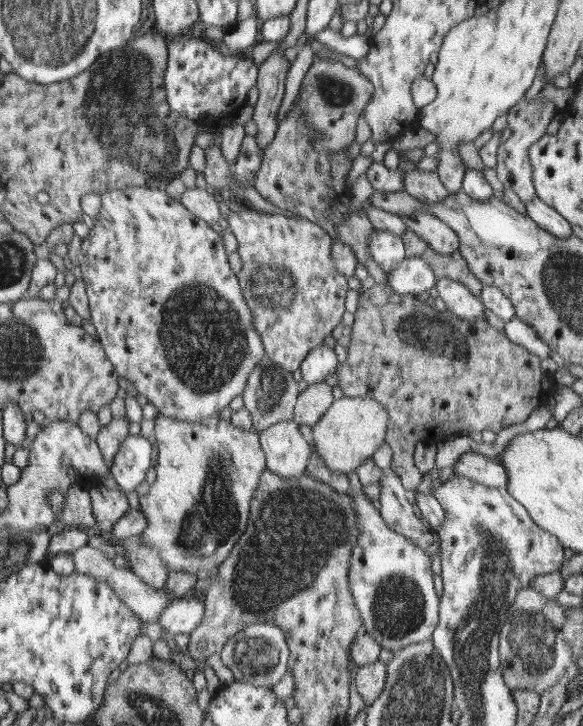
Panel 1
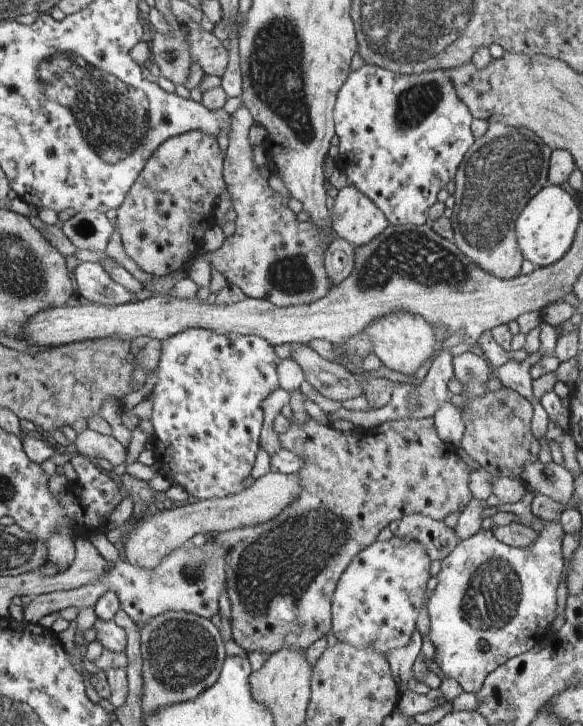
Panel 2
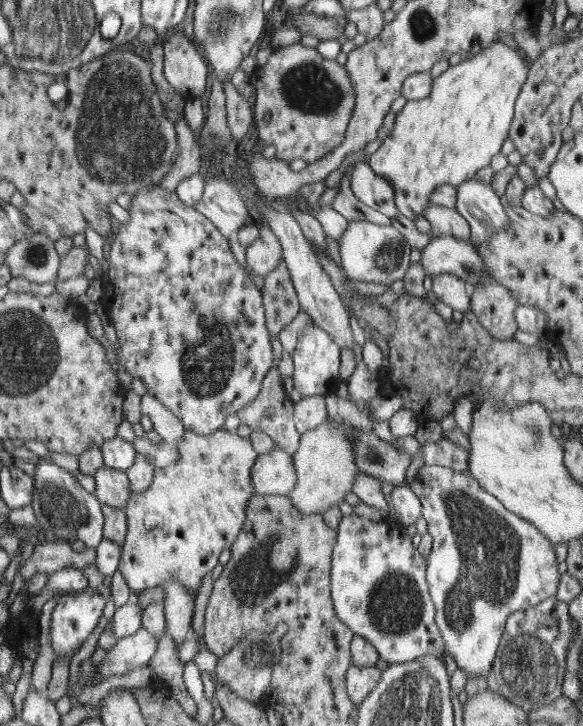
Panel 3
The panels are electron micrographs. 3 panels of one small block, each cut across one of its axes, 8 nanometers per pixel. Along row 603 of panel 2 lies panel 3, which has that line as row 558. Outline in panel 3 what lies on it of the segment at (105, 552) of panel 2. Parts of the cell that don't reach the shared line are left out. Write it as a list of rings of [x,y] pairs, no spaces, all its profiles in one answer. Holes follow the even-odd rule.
[[[227,427],[206,436],[186,431],[176,447],[180,458],[175,465],[154,468],[150,486],[142,493],[132,495],[124,508],[127,535],[117,570],[122,572],[132,592],[144,592],[147,588],[162,587],[169,581],[179,581],[191,590],[195,602],[204,576],[212,573],[219,555],[231,548],[243,531],[248,503],[256,494],[251,473],[259,455],[248,437],[239,436],[235,429]],[[57,540],[35,543],[32,555],[28,560],[20,563],[18,571],[21,573],[24,584],[28,577],[36,573],[53,572],[64,567],[73,566],[83,570],[88,564],[96,562],[96,549],[86,546],[86,551],[77,552],[69,547],[70,543],[61,543]]]

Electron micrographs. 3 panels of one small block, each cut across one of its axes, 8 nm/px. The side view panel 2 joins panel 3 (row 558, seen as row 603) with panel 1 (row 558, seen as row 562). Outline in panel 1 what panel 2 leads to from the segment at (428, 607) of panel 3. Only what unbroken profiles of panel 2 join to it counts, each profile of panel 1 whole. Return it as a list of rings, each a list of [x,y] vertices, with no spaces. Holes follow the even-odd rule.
[[[356,494],[354,501],[360,536],[351,554],[350,578],[352,597],[363,619],[363,632],[393,653],[412,643],[431,640],[439,622],[430,556],[416,543],[396,534],[365,497]]]

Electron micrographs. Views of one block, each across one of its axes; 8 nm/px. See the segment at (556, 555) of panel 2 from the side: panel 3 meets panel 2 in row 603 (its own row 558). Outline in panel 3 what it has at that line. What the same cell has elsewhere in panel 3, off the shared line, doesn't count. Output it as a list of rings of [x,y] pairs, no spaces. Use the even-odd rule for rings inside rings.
[[[424,465],[410,488],[422,503],[421,516],[428,522],[428,533],[433,538],[427,577],[438,613],[436,624],[447,642],[448,656],[454,658],[457,668],[479,678],[484,688],[499,652],[507,619],[516,611],[526,611],[557,594],[556,586],[562,577],[558,574],[554,546],[531,521],[507,509],[468,473]]]

